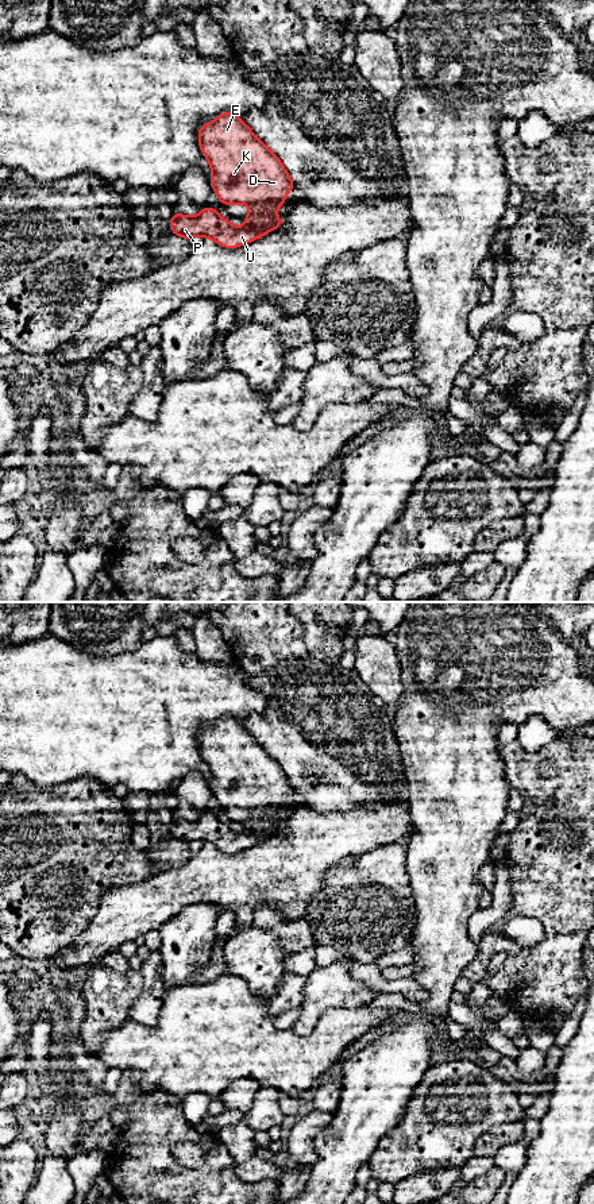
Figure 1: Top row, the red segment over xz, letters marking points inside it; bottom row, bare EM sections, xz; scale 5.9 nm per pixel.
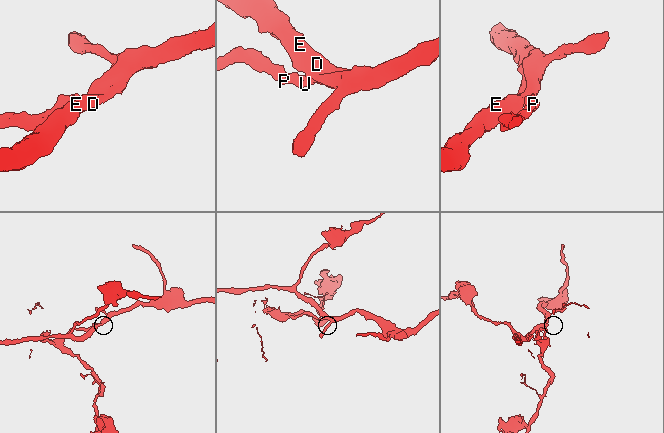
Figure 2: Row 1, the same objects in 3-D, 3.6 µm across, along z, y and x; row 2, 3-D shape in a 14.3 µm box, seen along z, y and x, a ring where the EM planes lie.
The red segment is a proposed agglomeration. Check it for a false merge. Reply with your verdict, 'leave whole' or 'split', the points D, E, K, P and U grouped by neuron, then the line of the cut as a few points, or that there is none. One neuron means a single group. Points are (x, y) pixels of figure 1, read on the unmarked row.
split; groups D E K / P U; cut xz (246, 828), (266, 830), (272, 834)

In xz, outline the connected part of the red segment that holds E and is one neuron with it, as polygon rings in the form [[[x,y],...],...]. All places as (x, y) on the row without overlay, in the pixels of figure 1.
[[[223,717],[201,730],[197,741],[220,807],[250,810],[246,829],[279,833],[277,814],[296,791],[281,764],[234,717]]]

